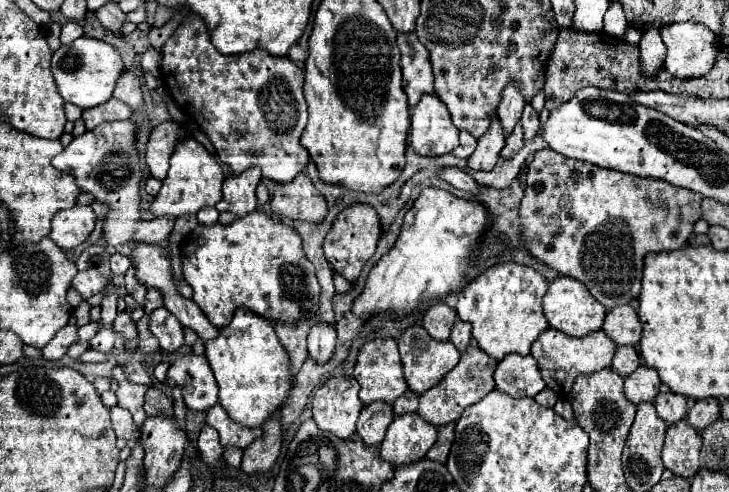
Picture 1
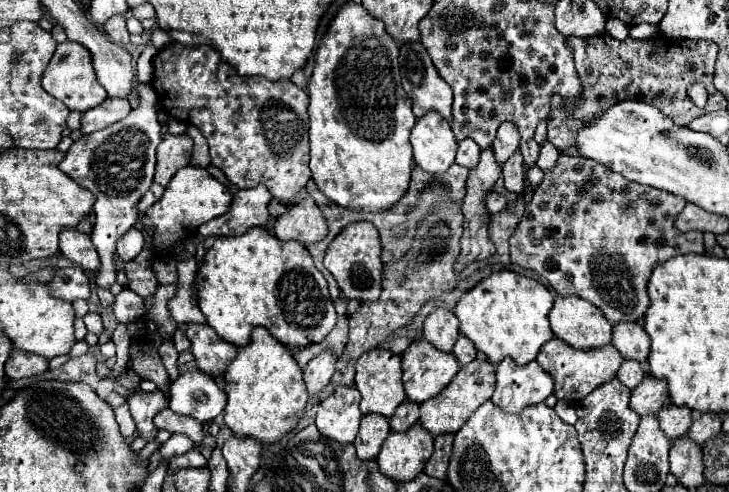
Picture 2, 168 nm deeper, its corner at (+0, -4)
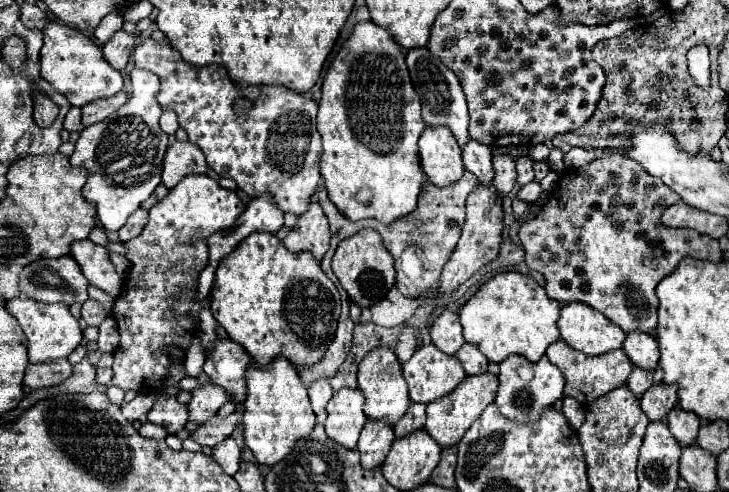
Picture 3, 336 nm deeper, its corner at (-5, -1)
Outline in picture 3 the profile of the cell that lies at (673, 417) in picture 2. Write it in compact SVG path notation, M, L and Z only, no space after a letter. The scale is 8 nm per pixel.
M674 408L668 414L668 426L672 436L682 444L682 446L692 446L696 436L698 436L698 428L700 428L700 418L692 412L684 412L680 408Z

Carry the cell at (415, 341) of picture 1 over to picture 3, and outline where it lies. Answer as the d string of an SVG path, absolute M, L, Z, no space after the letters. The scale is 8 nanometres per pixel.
M434 344L420 346L414 356L402 364L412 402L430 404L450 394L464 378L464 370L456 356L440 352Z

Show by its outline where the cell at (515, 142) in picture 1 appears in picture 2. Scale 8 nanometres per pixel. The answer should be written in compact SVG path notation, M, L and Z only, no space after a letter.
M517 149L507 163L503 163L503 179L505 187L513 193L521 193L525 187L525 169L523 169L523 157L521 151Z

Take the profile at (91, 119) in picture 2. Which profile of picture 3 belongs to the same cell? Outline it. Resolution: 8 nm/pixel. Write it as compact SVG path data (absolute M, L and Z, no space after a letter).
M118 92L116 96L110 96L110 98L104 98L104 100L94 100L92 104L86 104L82 108L82 124L90 126L90 124L96 124L96 122L108 118L126 100L128 100L126 92Z

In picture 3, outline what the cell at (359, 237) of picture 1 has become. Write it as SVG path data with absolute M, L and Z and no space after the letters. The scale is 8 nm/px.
M372 228L360 230L358 234L342 240L338 244L336 254L332 258L332 270L338 276L342 288L348 292L350 300L356 302L360 308L370 308L372 304L380 302L396 282L394 260L390 256L390 252L384 248L380 234Z

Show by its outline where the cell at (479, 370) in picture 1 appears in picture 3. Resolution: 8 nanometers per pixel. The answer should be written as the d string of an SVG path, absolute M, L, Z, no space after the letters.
M490 372L478 374L478 376L466 376L464 382L452 394L428 404L428 418L426 418L424 430L440 446L456 446L464 436L464 432L472 426L472 422L482 414L482 410L494 402L496 390L498 390L498 378Z

